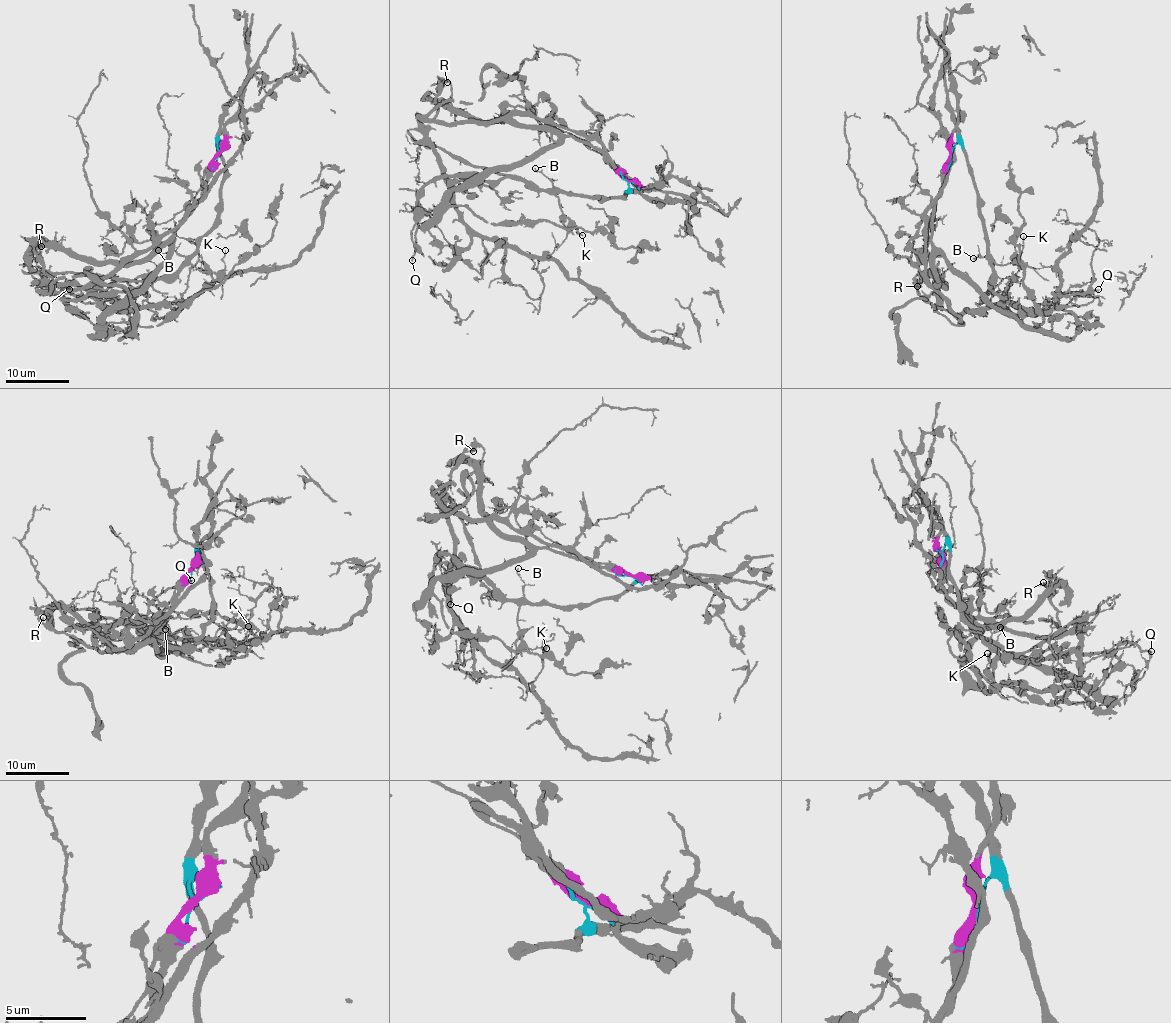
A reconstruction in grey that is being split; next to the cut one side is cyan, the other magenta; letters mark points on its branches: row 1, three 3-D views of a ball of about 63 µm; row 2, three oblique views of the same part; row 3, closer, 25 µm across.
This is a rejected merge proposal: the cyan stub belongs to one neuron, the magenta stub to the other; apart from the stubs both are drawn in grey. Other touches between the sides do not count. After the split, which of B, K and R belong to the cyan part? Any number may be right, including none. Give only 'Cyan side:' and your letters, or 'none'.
Cyan side: B, K

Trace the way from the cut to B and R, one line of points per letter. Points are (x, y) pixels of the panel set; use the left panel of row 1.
B: (218, 154), (219, 144), (224, 168), (219, 219), (188, 255), (171, 251), (161, 253), (157, 250)
R: (218, 154), (207, 192), (193, 212), (146, 257), (97, 262), (72, 256), (41, 234), (37, 252), (41, 245)

